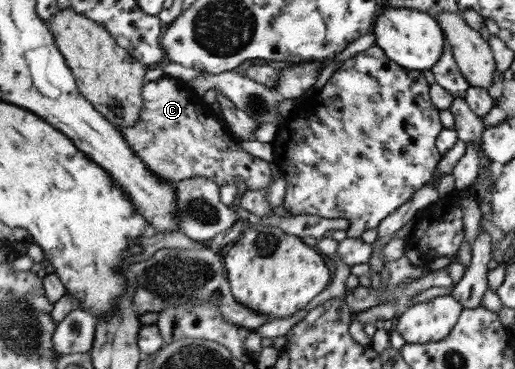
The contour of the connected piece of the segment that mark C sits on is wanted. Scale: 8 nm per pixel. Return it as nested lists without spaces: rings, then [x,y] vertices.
[[[161,77],[144,89],[144,114],[135,127],[122,131],[133,149],[158,176],[175,185],[189,178],[211,178],[220,186],[235,183],[238,177],[247,188],[263,189],[272,183],[273,162],[246,153],[222,114],[215,115],[211,105],[182,78]]]

